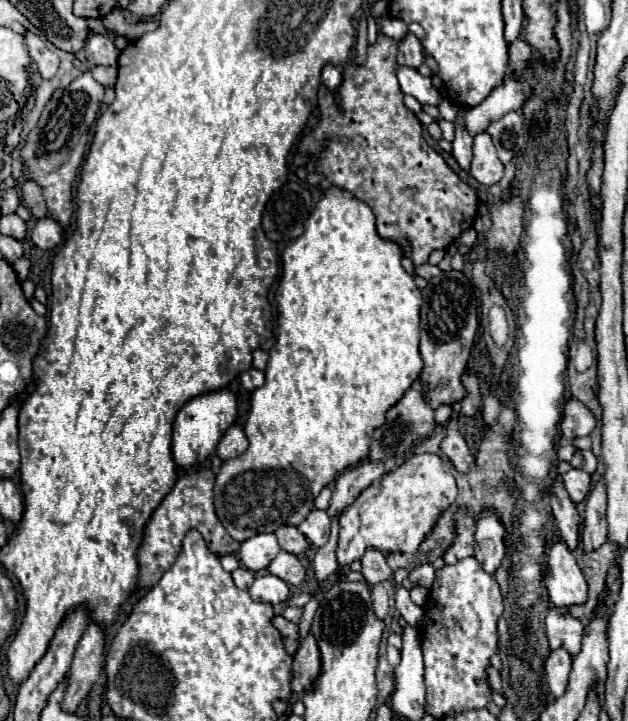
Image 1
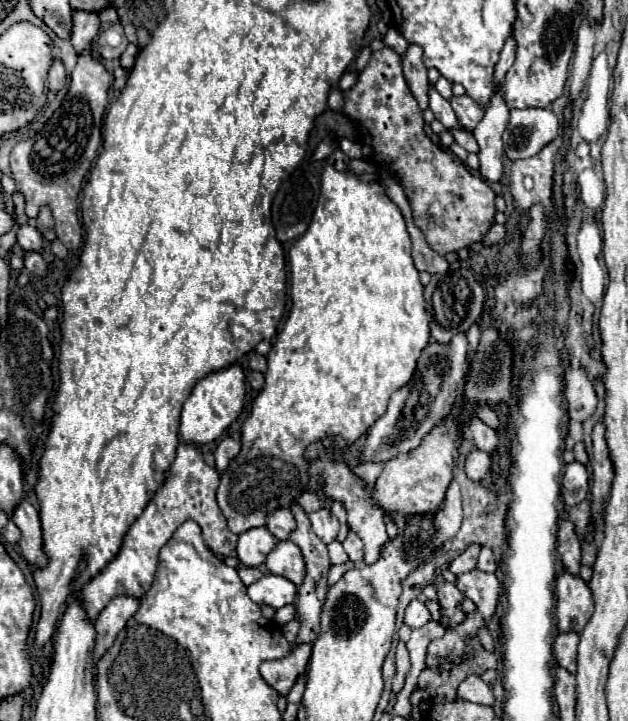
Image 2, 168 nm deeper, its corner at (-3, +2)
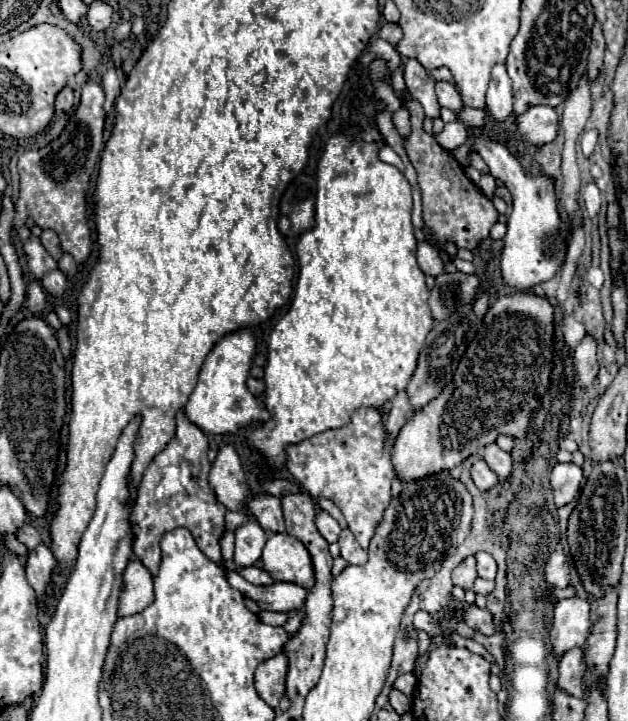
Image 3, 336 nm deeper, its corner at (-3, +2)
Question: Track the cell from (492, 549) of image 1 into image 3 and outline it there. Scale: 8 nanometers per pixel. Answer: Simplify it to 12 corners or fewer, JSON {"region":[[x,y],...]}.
{"region":[[477,552],[477,574],[495,580],[495,560],[487,552]]}

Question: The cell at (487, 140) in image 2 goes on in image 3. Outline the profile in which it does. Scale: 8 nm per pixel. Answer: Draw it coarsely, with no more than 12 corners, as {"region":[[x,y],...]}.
{"region":[[505,64],[491,72],[487,112],[503,122],[513,112],[513,92]]}

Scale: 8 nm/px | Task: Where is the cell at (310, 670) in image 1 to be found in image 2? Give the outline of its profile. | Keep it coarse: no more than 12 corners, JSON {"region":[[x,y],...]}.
{"region":[[311,644],[263,662],[263,680],[285,696],[305,674]]}

